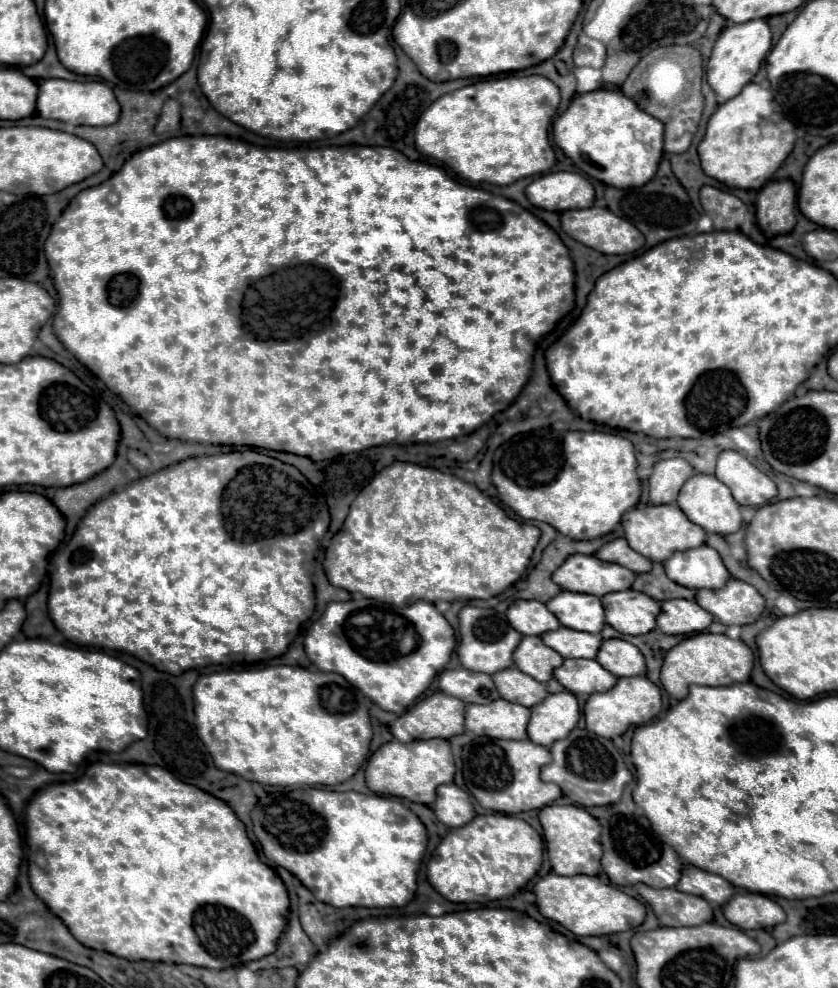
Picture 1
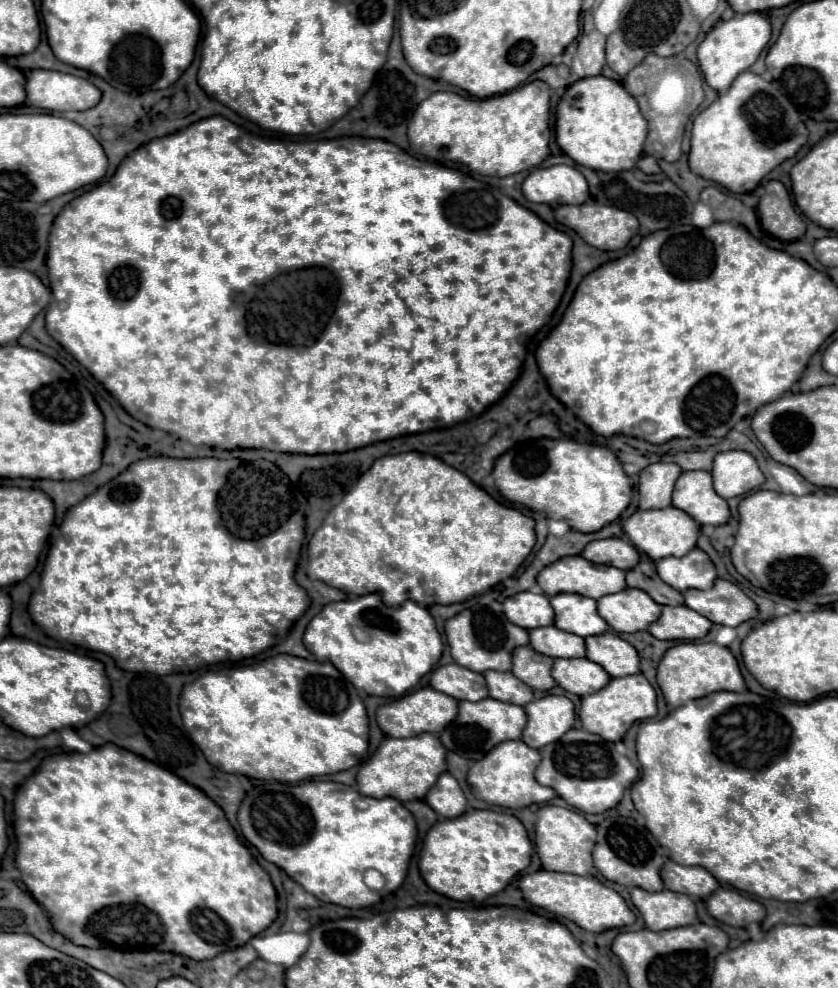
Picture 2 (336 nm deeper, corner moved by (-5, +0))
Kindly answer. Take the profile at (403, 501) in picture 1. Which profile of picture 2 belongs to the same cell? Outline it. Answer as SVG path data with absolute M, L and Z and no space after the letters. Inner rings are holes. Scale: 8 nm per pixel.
M404 452L404 454L394 454L394 456L382 456L378 458L368 472L360 476L356 482L354 490L350 490L338 506L330 510L322 526L316 530L312 540L308 542L308 576L312 580L322 580L328 586L340 588L346 594L378 594L386 606L400 606L406 600L412 602L422 602L422 606L432 606L432 604L454 604L454 602L464 602L476 594L482 594L490 590L492 586L500 584L502 580L510 578L518 566L528 558L536 542L536 532L534 532L534 520L524 516L520 510L504 506L496 502L490 494L486 494L480 486L476 486L466 474L458 472L456 468L444 464L442 460L422 454L422 452Z

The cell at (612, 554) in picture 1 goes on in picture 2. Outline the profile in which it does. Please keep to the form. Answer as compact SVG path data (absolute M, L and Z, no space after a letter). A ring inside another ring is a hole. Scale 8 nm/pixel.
M606 538L590 542L582 556L594 564L618 566L620 570L630 570L638 564L638 550L624 538Z

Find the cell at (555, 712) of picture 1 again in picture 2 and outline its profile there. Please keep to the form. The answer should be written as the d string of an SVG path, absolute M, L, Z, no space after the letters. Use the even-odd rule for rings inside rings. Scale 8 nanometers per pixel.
M546 694L524 706L528 714L528 724L524 728L522 740L532 748L542 748L556 742L566 730L574 726L576 712L574 704L566 696Z

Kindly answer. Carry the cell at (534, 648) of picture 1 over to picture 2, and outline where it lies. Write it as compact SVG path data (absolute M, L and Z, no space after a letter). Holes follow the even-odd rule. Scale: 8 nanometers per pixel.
M520 646L512 654L512 674L534 690L550 690L556 684L550 674L552 664L554 660L550 656L544 656L530 646Z

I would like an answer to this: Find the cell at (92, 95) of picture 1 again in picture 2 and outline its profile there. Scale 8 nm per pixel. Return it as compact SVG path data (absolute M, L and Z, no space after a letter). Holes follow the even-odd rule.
M30 70L26 94L26 104L52 112L90 110L102 100L102 92L86 78L52 70Z

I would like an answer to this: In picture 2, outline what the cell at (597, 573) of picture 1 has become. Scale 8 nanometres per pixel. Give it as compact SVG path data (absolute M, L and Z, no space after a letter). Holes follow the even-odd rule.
M564 556L560 560L556 560L554 564L546 566L540 574L538 574L538 586L548 594L562 594L562 592L576 592L588 598L602 598L606 594L616 594L620 590L626 588L626 572L618 570L614 566L600 566L600 564L592 564L582 556Z

